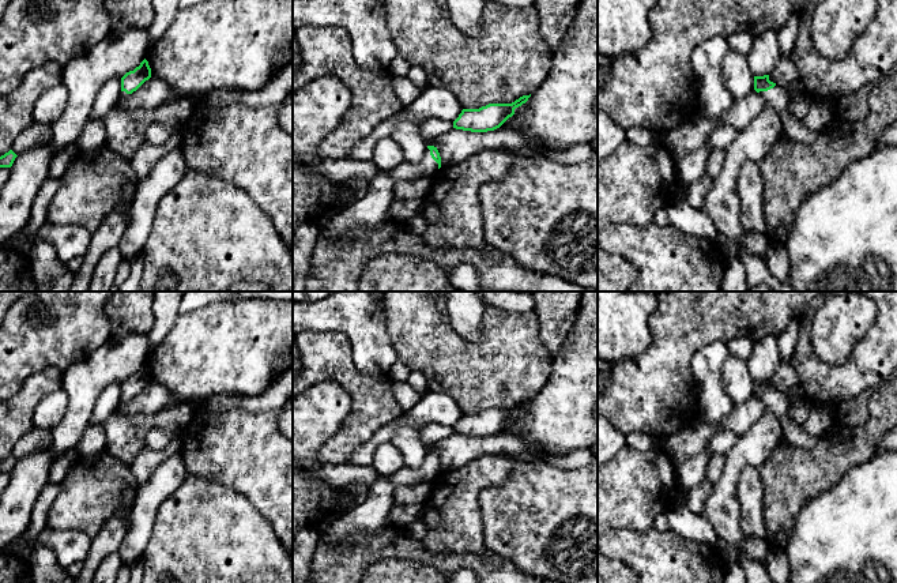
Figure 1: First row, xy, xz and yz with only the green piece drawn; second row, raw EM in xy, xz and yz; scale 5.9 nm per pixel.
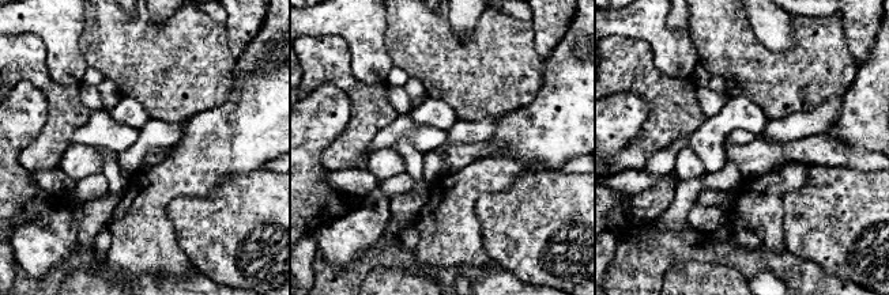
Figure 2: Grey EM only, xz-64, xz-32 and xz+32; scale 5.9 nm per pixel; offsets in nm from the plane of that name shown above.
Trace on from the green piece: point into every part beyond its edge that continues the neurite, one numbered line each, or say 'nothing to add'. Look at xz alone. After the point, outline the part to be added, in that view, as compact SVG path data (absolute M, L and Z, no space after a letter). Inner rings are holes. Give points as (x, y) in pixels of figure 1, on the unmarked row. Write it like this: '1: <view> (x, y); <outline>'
1: xz (426, 474); M427 454L423 464L419 469L411 469L404 466L403 469L395 471L391 475L391 481L397 486L404 486L404 485L426 485L430 488L438 475L438 469L431 463L430 455Z

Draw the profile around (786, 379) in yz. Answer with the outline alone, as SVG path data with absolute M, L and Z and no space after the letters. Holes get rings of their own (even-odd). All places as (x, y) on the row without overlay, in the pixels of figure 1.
M781 362L774 375L769 379L769 385L780 392L794 395L798 388L799 377L796 371L785 362Z

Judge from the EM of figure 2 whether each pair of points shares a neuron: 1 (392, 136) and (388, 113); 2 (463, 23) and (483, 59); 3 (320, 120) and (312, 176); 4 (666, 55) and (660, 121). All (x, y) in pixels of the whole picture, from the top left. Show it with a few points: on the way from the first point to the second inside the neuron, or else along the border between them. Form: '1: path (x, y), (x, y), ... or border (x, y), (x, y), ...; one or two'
1: border (399, 114), (375, 136), (369, 146); two
2: border (482, 14), (464, 36), (459, 36), (448, 22); two
3: path (312, 133), (312, 162); one
4: border (650, 45), (654, 65), (660, 72), (690, 78); two

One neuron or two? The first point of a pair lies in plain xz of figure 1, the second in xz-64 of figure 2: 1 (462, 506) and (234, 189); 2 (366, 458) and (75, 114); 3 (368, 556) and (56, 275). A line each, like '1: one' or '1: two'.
1: two
2: two
3: one

